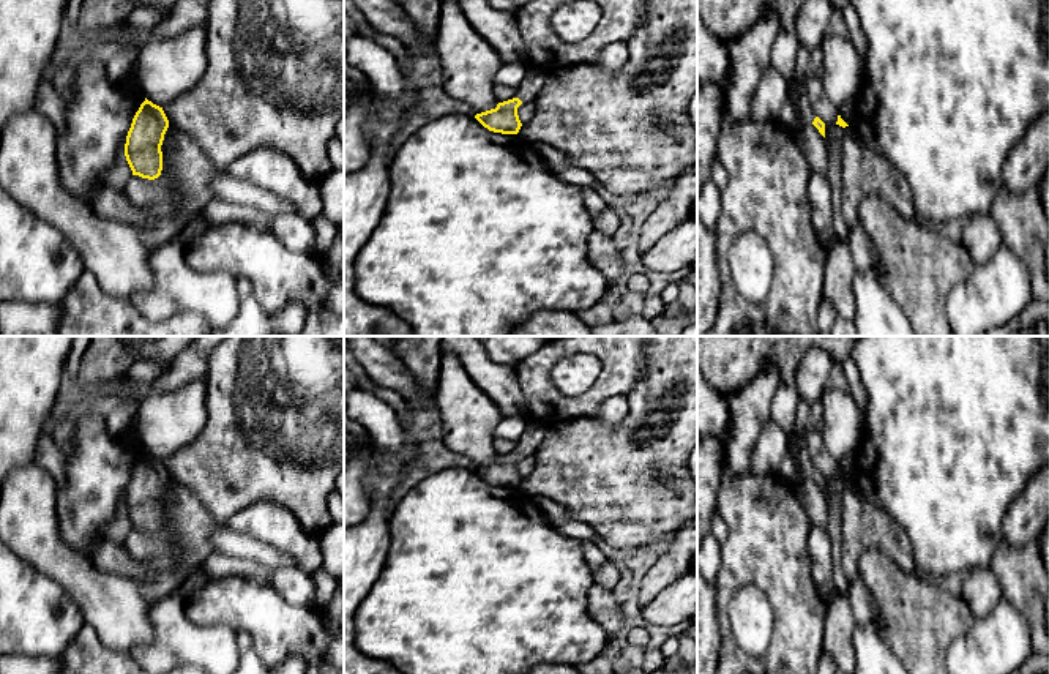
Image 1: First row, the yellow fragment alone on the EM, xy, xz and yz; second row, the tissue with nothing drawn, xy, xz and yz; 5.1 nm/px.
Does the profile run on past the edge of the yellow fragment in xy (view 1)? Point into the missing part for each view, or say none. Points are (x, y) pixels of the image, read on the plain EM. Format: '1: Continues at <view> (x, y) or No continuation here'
1: No continuation here

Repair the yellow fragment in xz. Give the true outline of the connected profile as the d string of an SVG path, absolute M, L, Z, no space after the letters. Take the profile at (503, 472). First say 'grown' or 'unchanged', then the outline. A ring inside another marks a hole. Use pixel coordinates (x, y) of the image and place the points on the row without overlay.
unchanged; M519 451L498 456L495 462L476 467L475 472L489 485L502 488L517 488L522 477L517 461L522 458Z

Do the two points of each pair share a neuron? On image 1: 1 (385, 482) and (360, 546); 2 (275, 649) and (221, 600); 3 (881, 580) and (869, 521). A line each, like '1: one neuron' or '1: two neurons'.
1: one neuron
2: one neuron
3: two neurons

